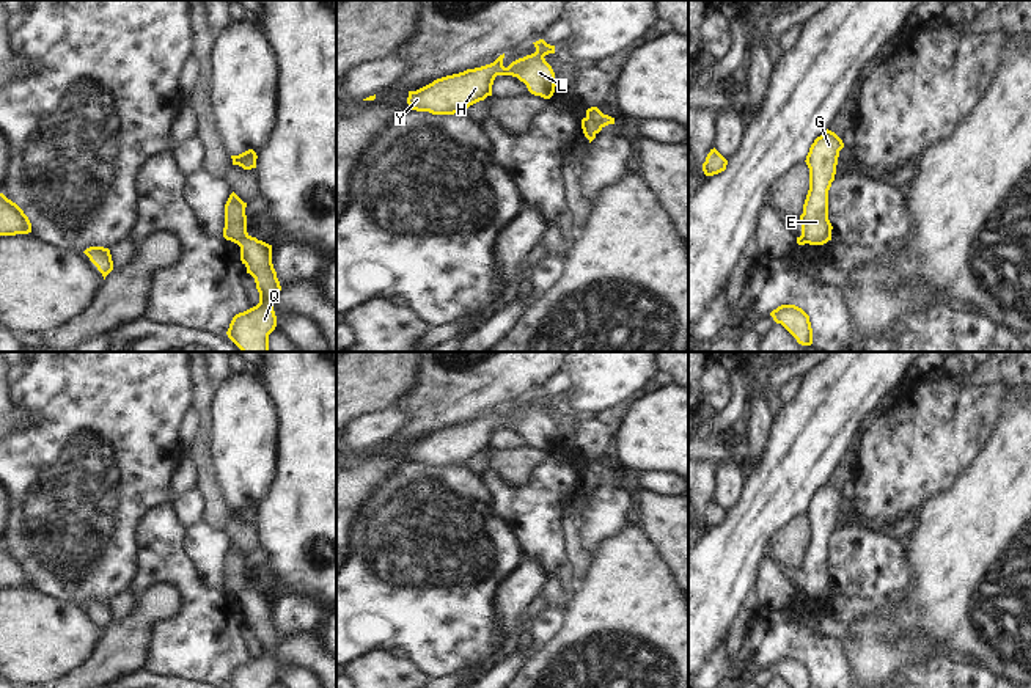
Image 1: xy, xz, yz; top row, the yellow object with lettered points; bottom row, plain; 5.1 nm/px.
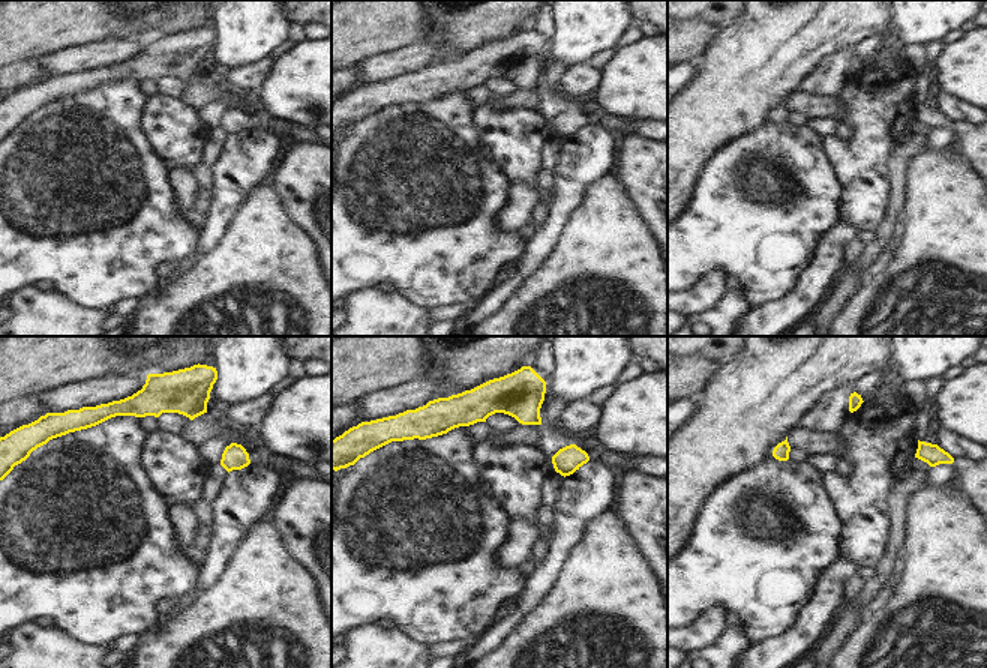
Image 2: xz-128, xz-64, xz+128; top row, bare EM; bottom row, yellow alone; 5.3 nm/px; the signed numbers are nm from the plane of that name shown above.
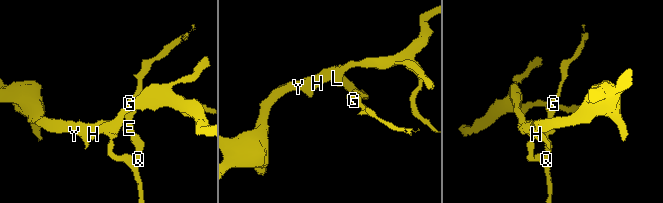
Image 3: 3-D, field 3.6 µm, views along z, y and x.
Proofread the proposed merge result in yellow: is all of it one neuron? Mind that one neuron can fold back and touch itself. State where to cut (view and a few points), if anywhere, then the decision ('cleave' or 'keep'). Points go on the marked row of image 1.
xz (587, 117), (602, 126) | cleave

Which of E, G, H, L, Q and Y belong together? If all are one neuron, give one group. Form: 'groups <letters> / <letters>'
groups E G / H L Q Y

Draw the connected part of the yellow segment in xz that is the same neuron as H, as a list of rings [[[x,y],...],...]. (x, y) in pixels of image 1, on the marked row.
[[[544,39],[533,44],[534,53],[512,61],[508,68],[503,66],[503,53],[490,64],[446,75],[416,91],[409,91],[407,104],[412,110],[432,115],[465,112],[470,105],[492,96],[497,75],[517,77],[531,94],[550,99],[556,86],[555,72],[544,57],[555,53],[555,46]]]

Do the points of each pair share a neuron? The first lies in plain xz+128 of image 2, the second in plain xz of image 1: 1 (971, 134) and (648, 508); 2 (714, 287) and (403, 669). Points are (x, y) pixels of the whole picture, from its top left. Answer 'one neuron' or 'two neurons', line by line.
1: one neuron
2: one neuron

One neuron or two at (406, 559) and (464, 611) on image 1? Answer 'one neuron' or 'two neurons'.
one neuron

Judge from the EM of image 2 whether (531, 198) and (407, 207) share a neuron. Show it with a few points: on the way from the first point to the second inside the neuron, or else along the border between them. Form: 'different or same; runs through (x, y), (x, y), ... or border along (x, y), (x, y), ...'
different; border along (513, 183), (510, 203), (500, 219), (510, 233)

